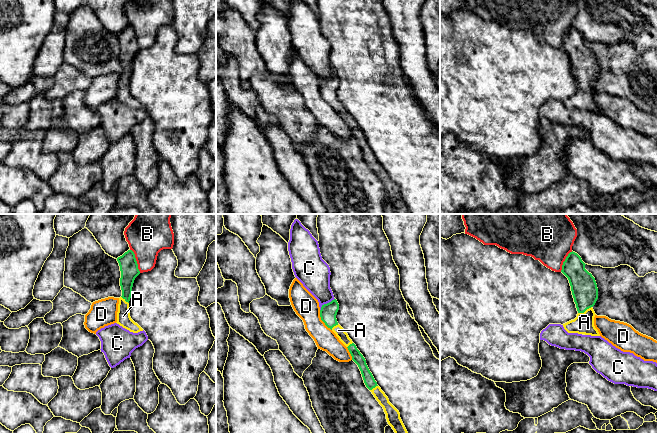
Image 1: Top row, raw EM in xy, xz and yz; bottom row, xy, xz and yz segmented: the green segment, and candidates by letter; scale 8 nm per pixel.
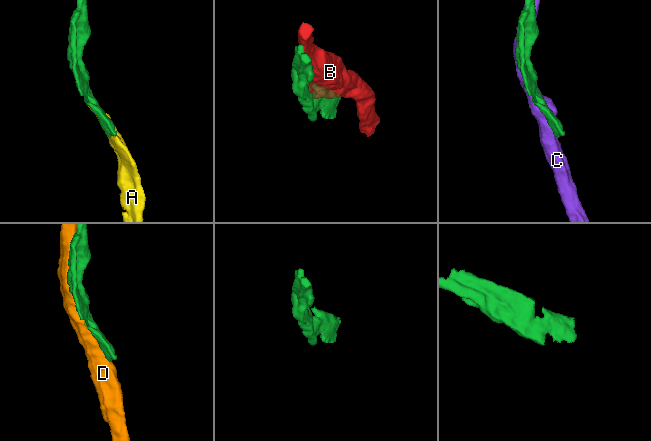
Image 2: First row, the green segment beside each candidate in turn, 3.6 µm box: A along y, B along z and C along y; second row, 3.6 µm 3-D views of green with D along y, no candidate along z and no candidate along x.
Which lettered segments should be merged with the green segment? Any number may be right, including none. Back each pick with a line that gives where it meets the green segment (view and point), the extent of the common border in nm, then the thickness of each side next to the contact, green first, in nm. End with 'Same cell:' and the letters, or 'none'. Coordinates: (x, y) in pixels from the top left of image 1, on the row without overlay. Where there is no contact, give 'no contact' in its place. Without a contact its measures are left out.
A: meets green in yz at (584, 87); contact 130 nm long; 220 nm thick on the green side, 160 nm on the other
Same cell: A

